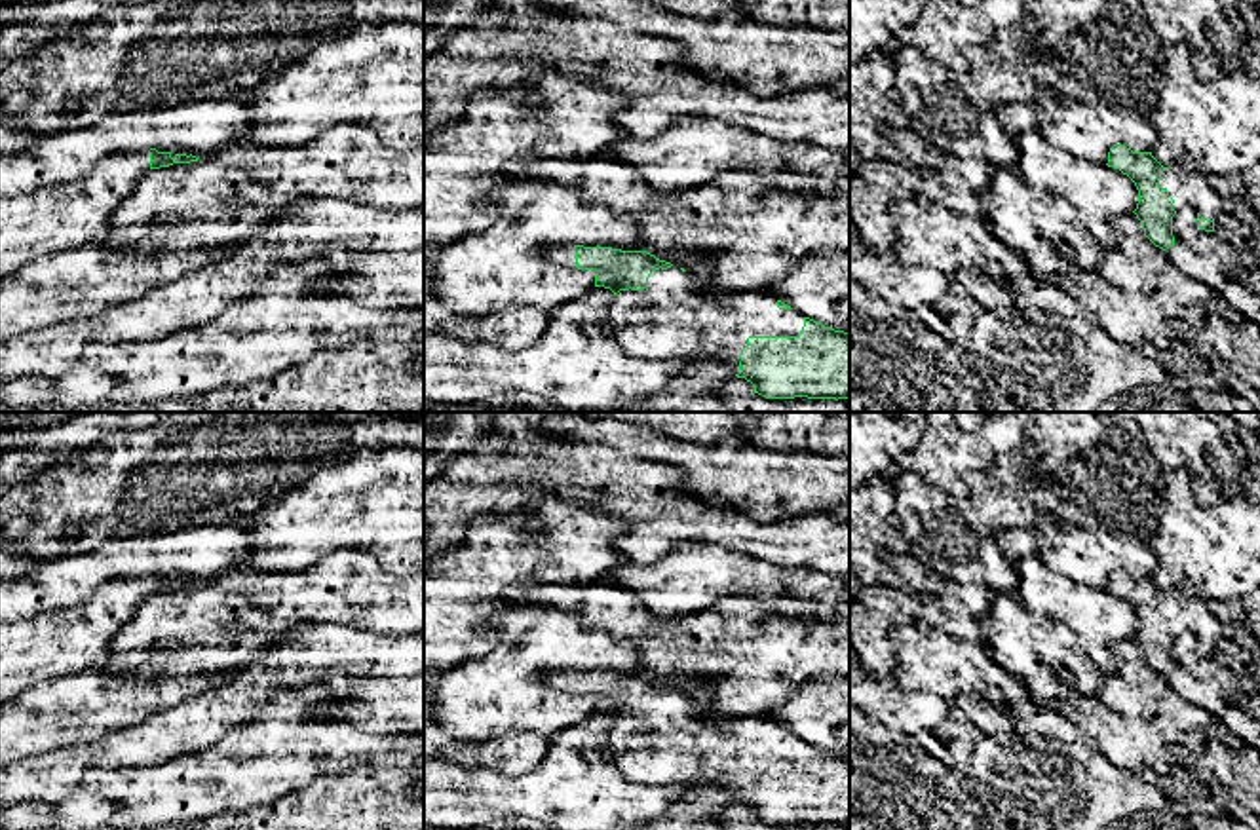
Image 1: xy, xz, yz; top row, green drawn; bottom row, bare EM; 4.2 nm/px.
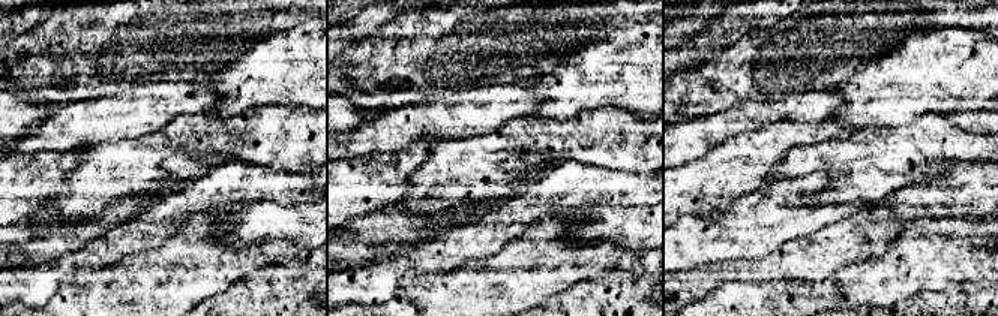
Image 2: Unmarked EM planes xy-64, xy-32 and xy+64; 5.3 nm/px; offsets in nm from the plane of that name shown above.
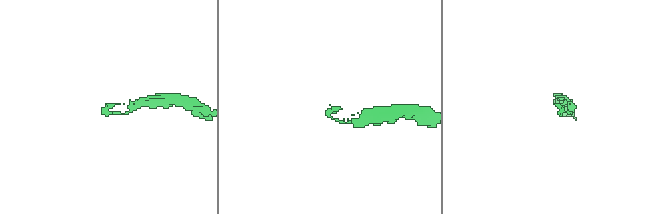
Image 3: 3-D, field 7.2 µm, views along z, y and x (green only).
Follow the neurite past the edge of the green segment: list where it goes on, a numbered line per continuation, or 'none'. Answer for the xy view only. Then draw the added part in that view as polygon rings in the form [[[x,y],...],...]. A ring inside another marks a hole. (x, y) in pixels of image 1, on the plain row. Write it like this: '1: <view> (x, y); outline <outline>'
1: xy (65, 641); outline [[[124,577],[74,606],[0,621],[0,703],[106,661],[110,640],[148,596],[148,577]]]

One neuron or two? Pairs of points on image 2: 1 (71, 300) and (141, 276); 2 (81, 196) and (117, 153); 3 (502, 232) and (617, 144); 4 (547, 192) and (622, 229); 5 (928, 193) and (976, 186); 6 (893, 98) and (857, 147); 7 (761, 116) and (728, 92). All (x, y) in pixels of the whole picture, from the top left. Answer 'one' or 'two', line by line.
1: one
2: one
3: two
4: two
5: one
6: two
7: two

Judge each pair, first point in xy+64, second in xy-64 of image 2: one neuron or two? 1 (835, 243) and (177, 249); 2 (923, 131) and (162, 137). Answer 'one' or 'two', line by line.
1: two
2: one

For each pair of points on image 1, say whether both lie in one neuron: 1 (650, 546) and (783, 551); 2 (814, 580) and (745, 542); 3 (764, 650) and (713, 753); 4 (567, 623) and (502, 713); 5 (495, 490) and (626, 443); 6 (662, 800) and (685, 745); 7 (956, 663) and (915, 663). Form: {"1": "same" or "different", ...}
{"1": "same", "2": "different", "3": "different", "4": "same", "5": "different", "6": "different", "7": "same"}

